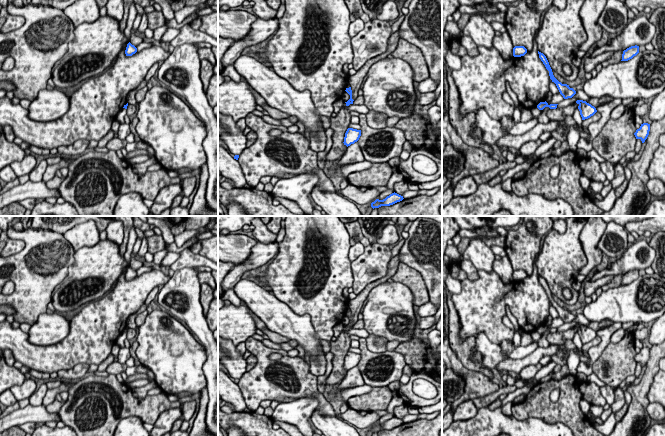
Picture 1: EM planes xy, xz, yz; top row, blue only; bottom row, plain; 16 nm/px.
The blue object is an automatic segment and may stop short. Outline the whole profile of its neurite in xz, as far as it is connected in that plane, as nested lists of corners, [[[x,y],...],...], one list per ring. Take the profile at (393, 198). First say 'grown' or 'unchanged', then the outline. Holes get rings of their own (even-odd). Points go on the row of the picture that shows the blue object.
unchanged; [[[394,192],[383,200],[376,199],[374,202],[371,203],[371,207],[374,209],[379,208],[381,206],[390,206],[397,202],[402,201],[403,199],[404,199],[403,196]]]

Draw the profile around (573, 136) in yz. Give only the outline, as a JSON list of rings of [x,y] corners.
[[[579,125],[577,126],[578,126],[577,128],[570,126],[570,130],[567,136],[569,148],[571,151],[577,151],[578,149],[577,143],[578,143],[578,140],[581,138],[580,132],[583,130],[582,127],[580,127]]]

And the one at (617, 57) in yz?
[[[619,50],[619,51],[615,52],[614,55],[610,59],[603,61],[601,63],[602,67],[607,67],[608,65],[621,62],[622,54],[623,54],[623,50]]]

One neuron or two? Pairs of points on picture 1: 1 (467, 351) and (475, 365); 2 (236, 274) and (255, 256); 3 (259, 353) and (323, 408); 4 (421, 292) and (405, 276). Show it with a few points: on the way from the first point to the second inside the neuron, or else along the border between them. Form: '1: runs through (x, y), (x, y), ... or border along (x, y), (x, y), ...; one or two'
1: runs through (467, 354), (472, 362); one
2: runs through (241, 269), (250, 261); one
3: runs through (277, 360), (289, 364), (296, 375), (311, 390); one
4: runs through (417, 288), (409, 280); one

